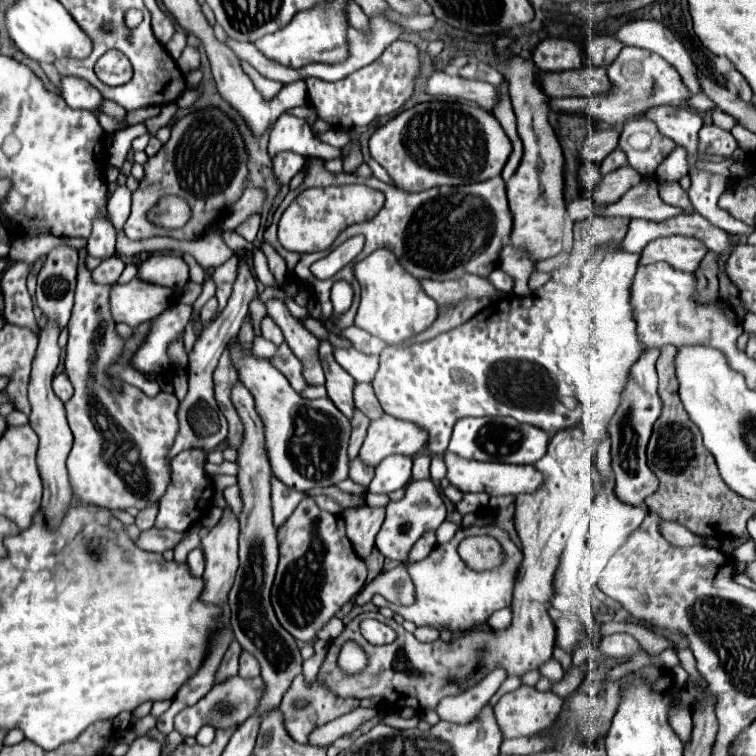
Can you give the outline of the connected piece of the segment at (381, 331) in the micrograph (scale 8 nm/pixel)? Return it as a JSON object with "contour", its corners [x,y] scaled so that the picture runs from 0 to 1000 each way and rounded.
{"contour":[[[511,328],[492,333],[468,352],[468,368],[476,376],[476,405],[468,431],[487,442],[524,458],[542,444],[556,442],[577,423],[577,399],[558,384],[556,370],[542,365],[542,360],[526,349],[521,333]]]}

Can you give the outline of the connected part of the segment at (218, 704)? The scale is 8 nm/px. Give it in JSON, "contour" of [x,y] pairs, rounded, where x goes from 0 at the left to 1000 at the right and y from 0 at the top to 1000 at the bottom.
{"contour":[[[310,894],[294,905],[286,905],[265,929],[259,929],[251,937],[243,937],[233,952],[230,952],[230,966],[238,968],[241,974],[259,974],[262,963],[270,958],[280,963],[302,963],[302,960],[315,960],[325,950],[336,947],[341,942],[341,926],[347,923],[347,897],[317,897]]]}

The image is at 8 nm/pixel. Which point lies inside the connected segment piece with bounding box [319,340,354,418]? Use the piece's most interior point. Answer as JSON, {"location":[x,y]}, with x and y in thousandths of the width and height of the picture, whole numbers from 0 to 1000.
{"location":[448,508]}

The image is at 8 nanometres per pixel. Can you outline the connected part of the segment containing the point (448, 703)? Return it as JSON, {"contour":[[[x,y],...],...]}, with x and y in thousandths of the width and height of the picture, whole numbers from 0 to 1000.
{"contour":[[[656,884],[653,889],[648,889],[648,894],[643,894],[643,899],[638,899],[638,905],[630,905],[627,910],[619,910],[619,915],[608,915],[606,921],[590,921],[590,926],[582,926],[577,944],[590,955],[624,955],[667,899],[669,889],[664,889],[664,884]]]}

